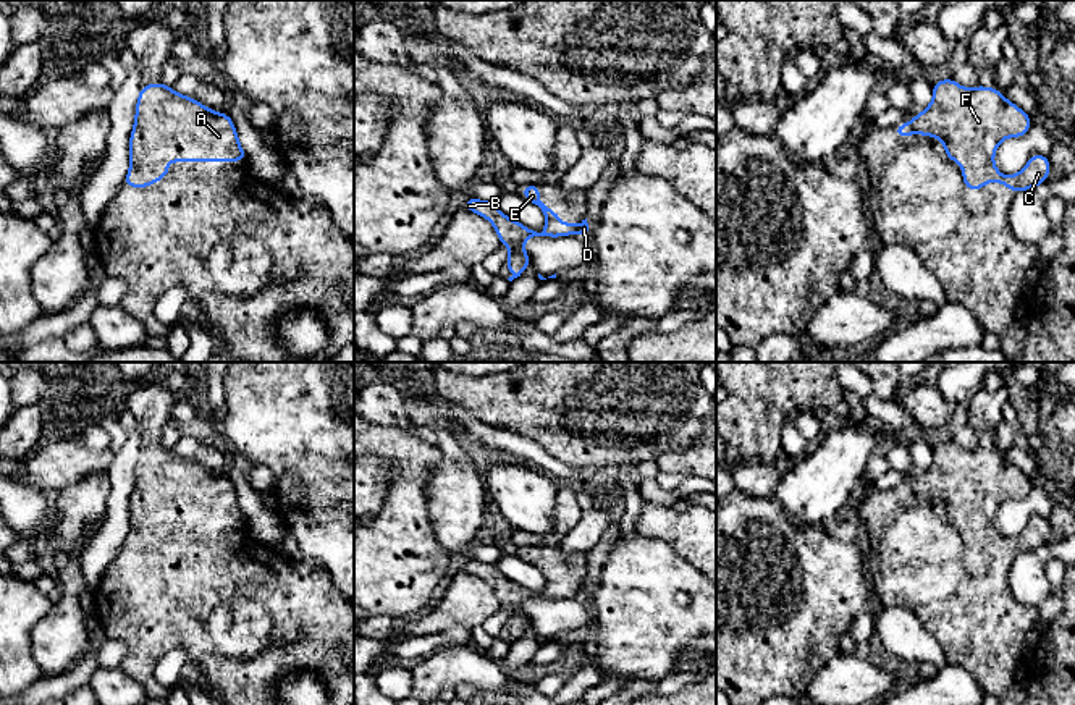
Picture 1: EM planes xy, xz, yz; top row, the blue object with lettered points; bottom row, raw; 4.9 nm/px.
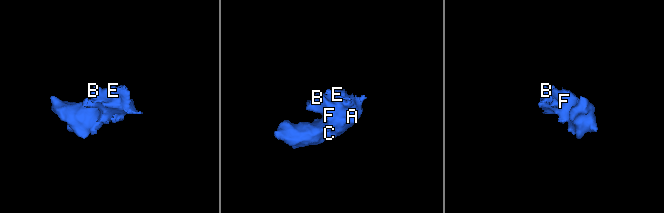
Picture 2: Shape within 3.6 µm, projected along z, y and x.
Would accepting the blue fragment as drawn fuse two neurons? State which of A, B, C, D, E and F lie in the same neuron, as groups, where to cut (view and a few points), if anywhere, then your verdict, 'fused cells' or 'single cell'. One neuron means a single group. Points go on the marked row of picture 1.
groups A B C D E F; cut none; single cell

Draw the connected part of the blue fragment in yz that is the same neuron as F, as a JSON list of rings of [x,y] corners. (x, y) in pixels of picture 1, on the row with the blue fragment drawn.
[[[952,78],[933,84],[933,100],[912,121],[894,128],[896,137],[910,134],[938,136],[949,162],[962,163],[963,186],[978,192],[996,181],[1014,194],[1046,183],[1051,160],[1033,154],[1015,175],[1004,176],[994,165],[994,152],[1005,137],[1023,137],[1031,116],[1007,100],[996,87],[978,84],[967,89]]]

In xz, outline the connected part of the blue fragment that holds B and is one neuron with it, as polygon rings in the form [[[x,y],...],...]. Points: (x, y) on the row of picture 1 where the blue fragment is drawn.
[[[525,184],[521,189],[521,194],[527,201],[530,201],[532,204],[542,209],[546,218],[546,223],[542,233],[537,233],[516,220],[511,220],[491,201],[480,201],[467,196],[467,201],[462,207],[480,217],[485,217],[498,233],[500,244],[508,246],[511,249],[509,257],[504,264],[504,267],[512,273],[508,278],[509,281],[521,277],[530,265],[530,257],[524,251],[524,243],[529,238],[533,238],[533,236],[559,238],[559,236],[582,234],[588,231],[587,218],[582,220],[580,223],[561,223],[558,210],[548,209],[540,201],[540,184]]]

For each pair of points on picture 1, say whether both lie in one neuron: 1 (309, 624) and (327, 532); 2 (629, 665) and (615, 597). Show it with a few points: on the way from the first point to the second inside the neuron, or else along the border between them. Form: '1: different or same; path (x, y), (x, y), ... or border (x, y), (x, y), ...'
1: different; border (304, 557), (317, 561), (337, 589)
2: same; path (629, 649), (629, 613)

